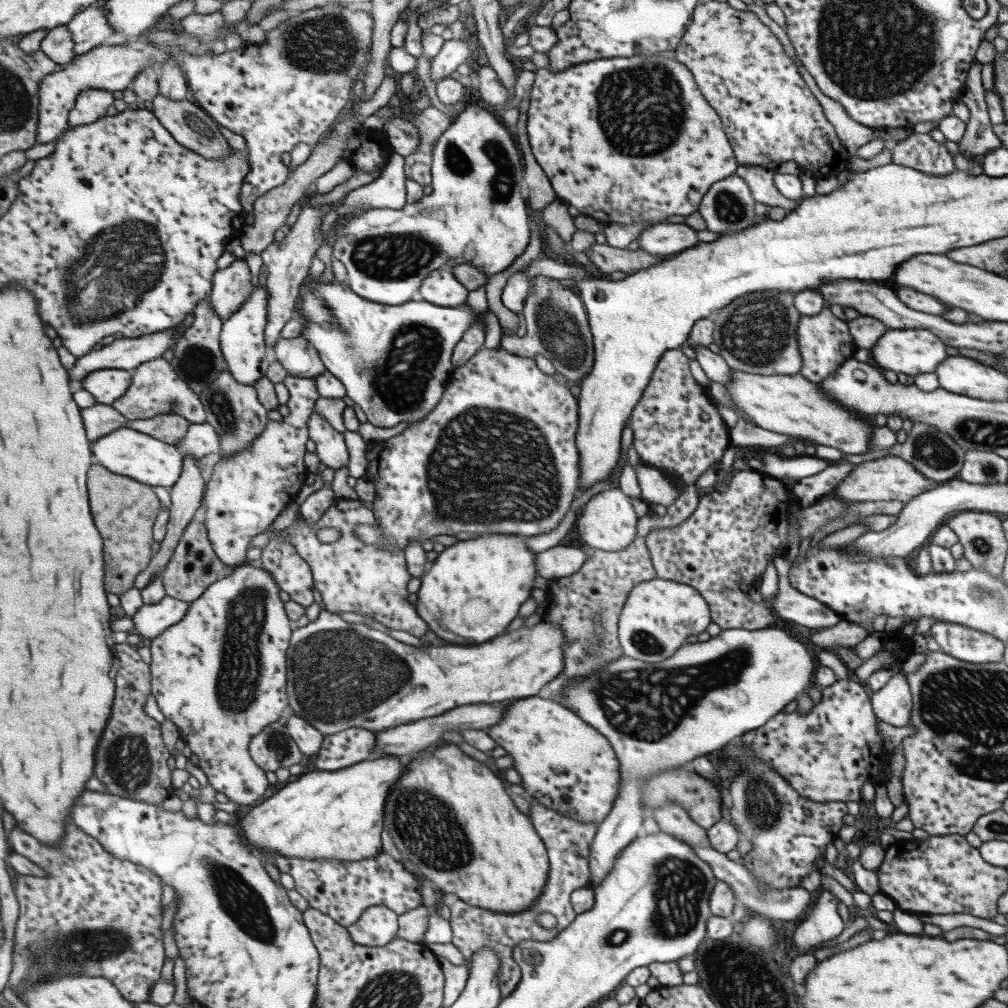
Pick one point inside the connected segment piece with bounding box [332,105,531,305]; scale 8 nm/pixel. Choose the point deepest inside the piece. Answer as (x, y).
(478, 213)

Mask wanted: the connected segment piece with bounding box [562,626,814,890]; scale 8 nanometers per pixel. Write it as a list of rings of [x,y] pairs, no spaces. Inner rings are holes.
[[[769,626],[759,630],[720,630],[708,640],[681,645],[670,658],[661,662],[646,663],[623,654],[584,678],[572,678],[562,690],[565,708],[571,708],[581,720],[607,737],[623,775],[612,810],[596,826],[588,862],[592,873],[588,887],[593,890],[603,882],[616,856],[637,836],[645,814],[640,803],[640,786],[646,778],[662,770],[689,766],[693,758],[725,748],[745,732],[763,726],[805,690],[813,674],[813,658],[807,648],[785,630]]]

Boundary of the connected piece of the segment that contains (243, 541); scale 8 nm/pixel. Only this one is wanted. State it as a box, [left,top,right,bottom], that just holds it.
[204,375,320,567]

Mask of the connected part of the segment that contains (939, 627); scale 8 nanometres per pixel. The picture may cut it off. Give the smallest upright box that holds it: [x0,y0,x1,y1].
[930,621,1005,664]

